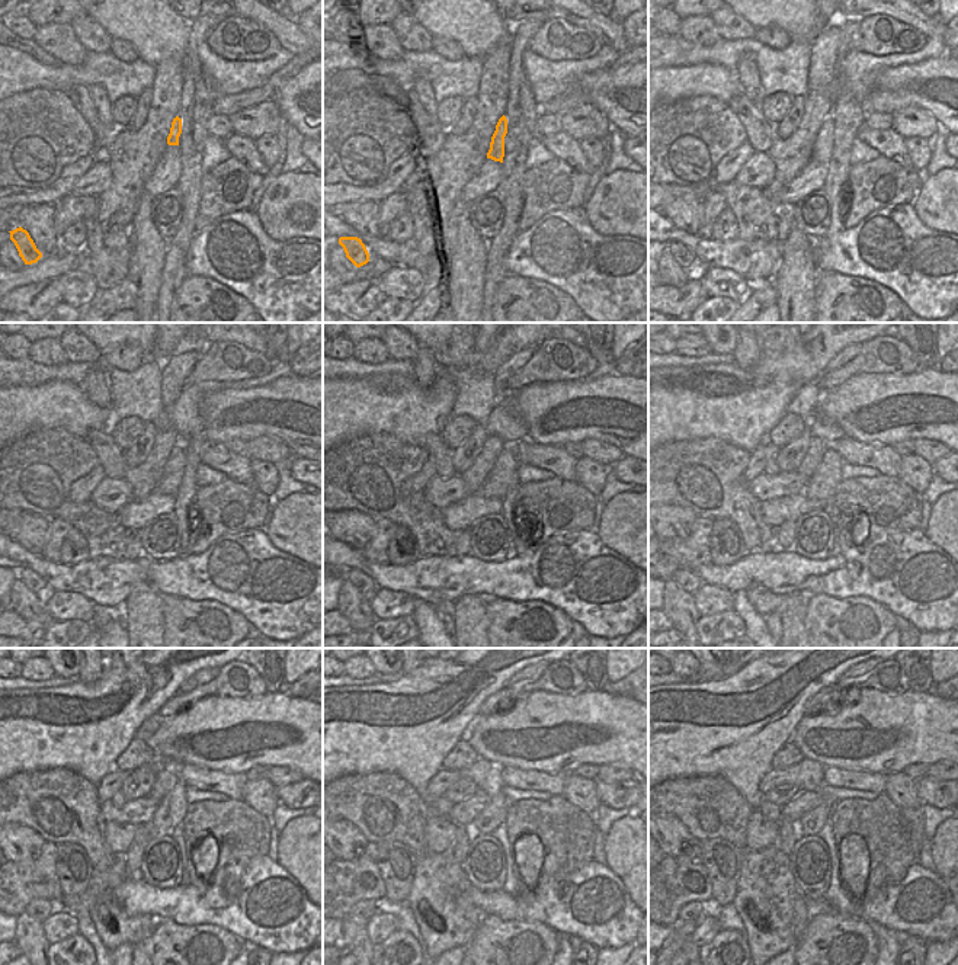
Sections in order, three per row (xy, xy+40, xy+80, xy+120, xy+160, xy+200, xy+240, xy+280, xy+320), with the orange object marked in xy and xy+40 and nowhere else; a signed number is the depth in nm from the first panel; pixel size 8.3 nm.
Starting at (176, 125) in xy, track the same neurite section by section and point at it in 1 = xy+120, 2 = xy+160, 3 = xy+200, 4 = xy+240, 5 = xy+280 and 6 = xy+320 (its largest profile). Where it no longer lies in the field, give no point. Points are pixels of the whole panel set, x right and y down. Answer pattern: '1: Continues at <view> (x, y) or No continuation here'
1: Continues at xy+120 (172, 475)
2: Continues at xy+160 (503, 474)
3: Continues at xy+200 (822, 486)
4: Continues at xy+240 (172, 808)
5: Continues at xy+280 (494, 814)
6: Continues at xy+320 (810, 824).

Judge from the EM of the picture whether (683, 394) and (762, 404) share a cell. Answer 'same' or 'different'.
same

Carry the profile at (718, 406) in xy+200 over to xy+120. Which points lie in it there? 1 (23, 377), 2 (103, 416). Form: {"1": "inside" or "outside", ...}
{"1": "outside", "2": "inside"}

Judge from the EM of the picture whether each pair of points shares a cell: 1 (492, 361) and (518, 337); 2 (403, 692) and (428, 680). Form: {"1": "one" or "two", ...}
{"1": "one", "2": "one"}

